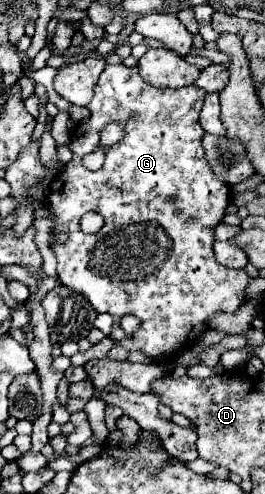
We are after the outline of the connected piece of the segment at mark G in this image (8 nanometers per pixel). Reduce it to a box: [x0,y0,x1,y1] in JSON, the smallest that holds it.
[49,64,249,362]

